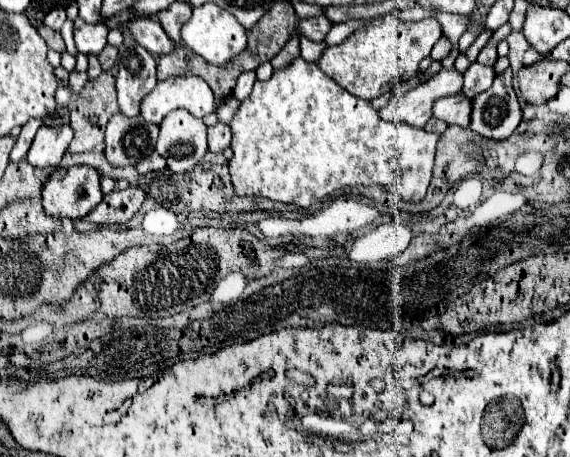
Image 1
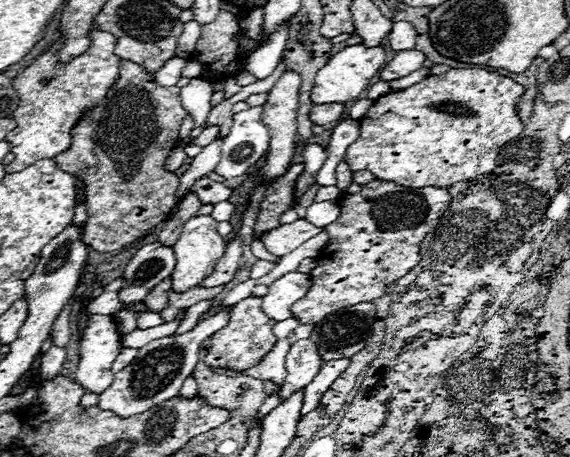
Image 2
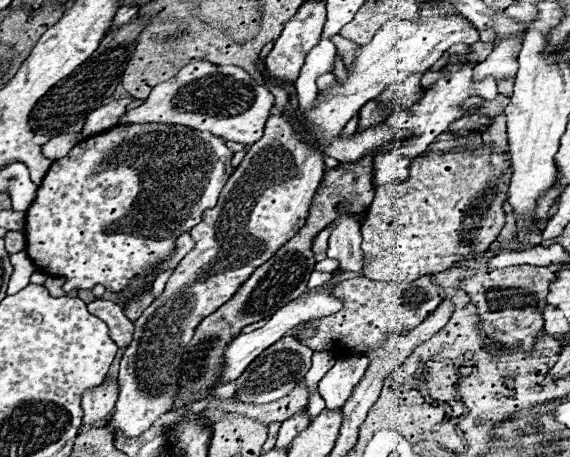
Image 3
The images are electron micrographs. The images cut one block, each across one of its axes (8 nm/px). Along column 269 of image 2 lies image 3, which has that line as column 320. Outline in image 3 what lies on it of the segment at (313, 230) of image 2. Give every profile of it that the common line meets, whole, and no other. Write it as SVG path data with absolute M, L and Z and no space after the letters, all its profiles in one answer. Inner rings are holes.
M324 228L324 230L320 230L318 232L318 238L314 240L314 246L312 246L312 250L318 254L318 252L326 252L326 248L328 248L328 236L330 236L330 228Z

